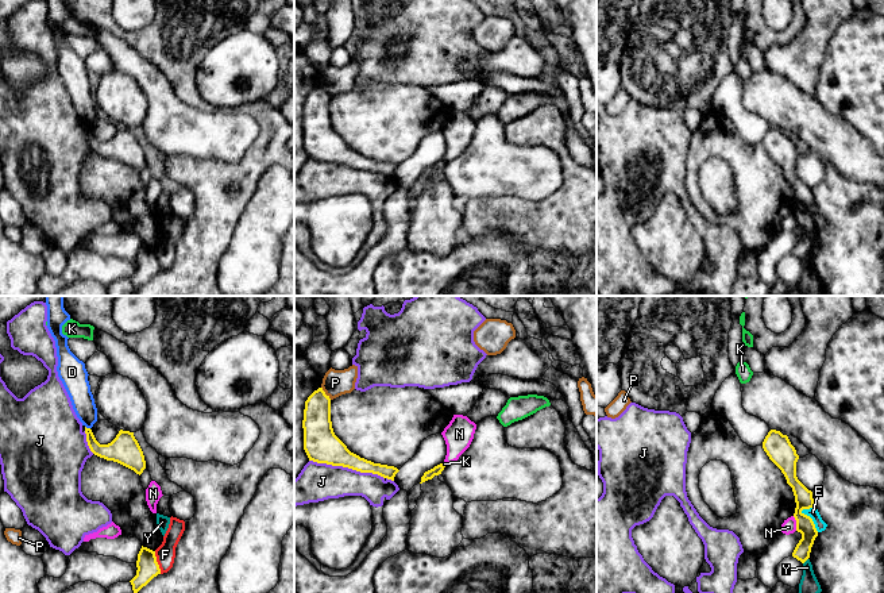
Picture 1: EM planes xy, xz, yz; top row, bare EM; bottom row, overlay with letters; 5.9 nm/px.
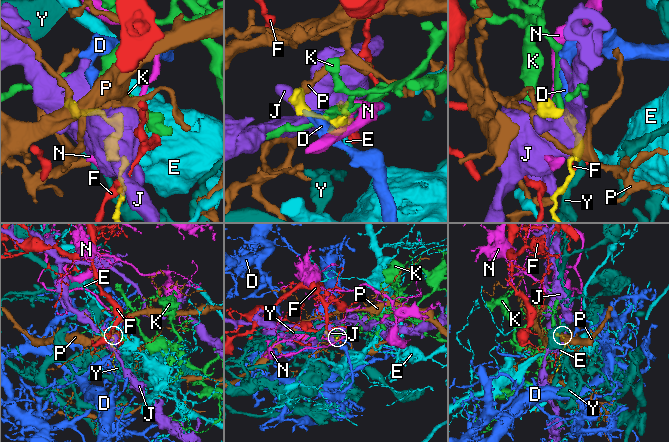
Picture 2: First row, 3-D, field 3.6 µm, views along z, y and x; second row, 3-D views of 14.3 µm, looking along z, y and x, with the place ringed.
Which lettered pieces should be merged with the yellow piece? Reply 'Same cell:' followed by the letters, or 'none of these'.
Same cell: K

